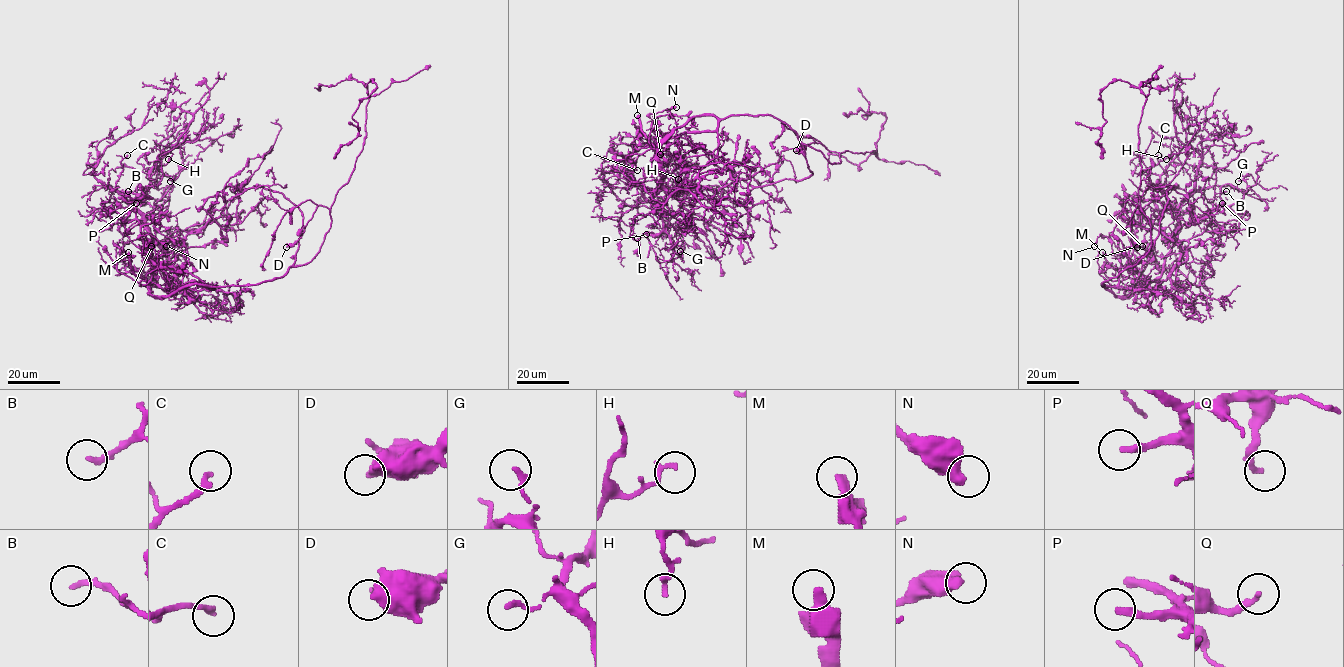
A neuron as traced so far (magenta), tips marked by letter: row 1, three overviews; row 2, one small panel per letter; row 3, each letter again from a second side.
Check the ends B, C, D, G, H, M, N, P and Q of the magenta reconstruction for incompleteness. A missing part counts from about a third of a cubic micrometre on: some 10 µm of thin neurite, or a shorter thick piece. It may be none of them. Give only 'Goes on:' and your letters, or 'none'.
Goes on: M, P

